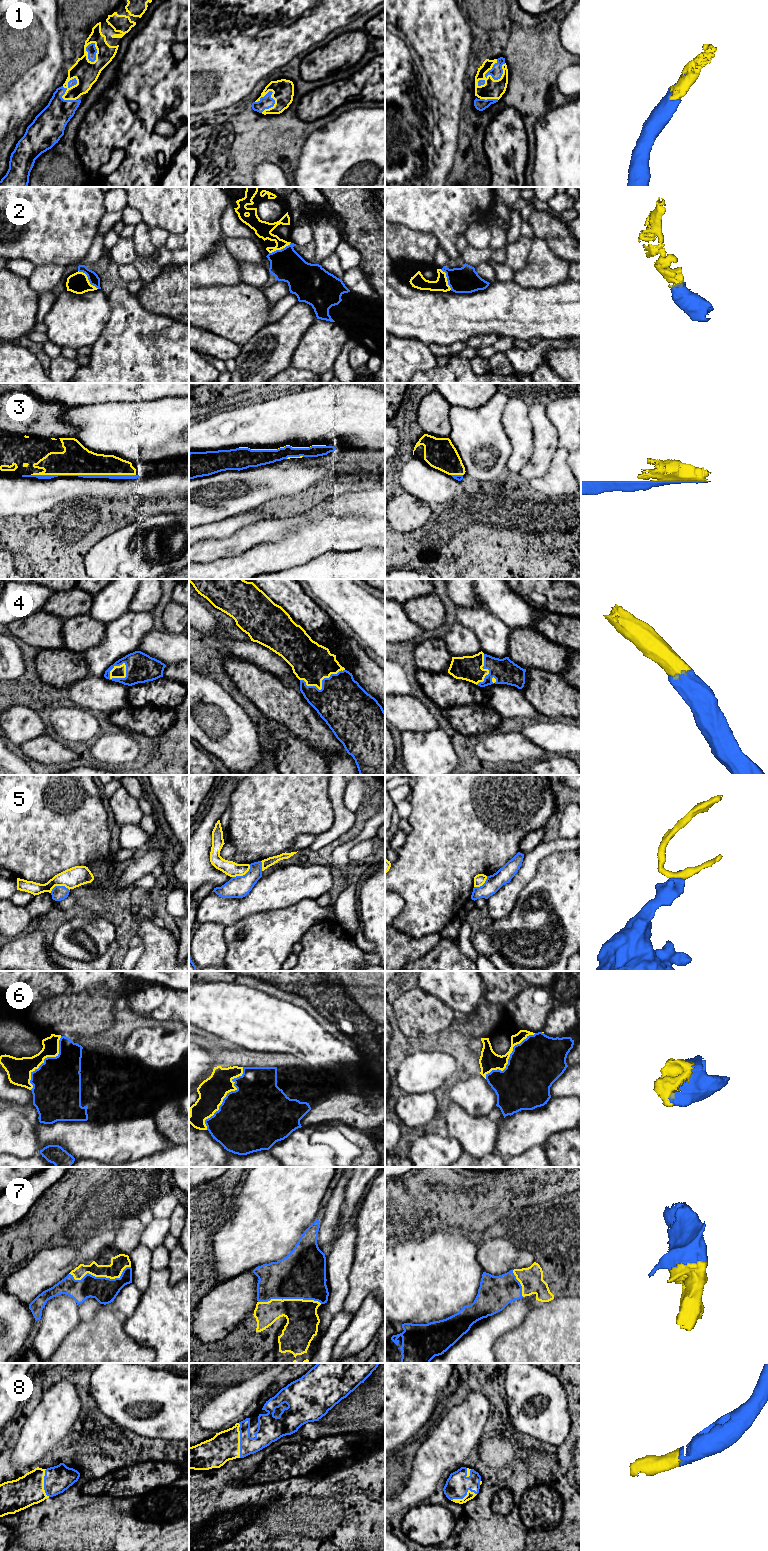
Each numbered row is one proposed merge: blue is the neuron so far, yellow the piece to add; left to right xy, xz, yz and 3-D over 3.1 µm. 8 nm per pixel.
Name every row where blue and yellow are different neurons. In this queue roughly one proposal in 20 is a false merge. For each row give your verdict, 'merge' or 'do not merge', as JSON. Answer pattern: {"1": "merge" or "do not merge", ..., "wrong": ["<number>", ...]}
{"1": "merge", "2": "merge", "3": "merge", "4": "merge", "5": "do not merge", "6": "merge", "7": "merge", "8": "merge", "wrong": ["5"]}

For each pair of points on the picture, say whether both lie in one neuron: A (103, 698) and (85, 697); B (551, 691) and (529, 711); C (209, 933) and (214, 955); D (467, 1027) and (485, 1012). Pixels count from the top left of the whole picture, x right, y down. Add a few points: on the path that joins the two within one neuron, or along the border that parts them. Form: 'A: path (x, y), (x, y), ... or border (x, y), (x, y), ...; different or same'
A: path (99, 697), (89, 697); same
B: border (521, 689), (524, 697), (539, 713); different
C: path (209, 938), (209, 950); same
D: path (471, 1024), (481, 1016); same

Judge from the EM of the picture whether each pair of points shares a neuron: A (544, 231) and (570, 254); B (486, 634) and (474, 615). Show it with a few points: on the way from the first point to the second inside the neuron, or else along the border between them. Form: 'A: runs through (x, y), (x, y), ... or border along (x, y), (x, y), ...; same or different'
A: runs through (551, 234), (564, 247); same
B: runs through (486, 629), (479, 620); same

